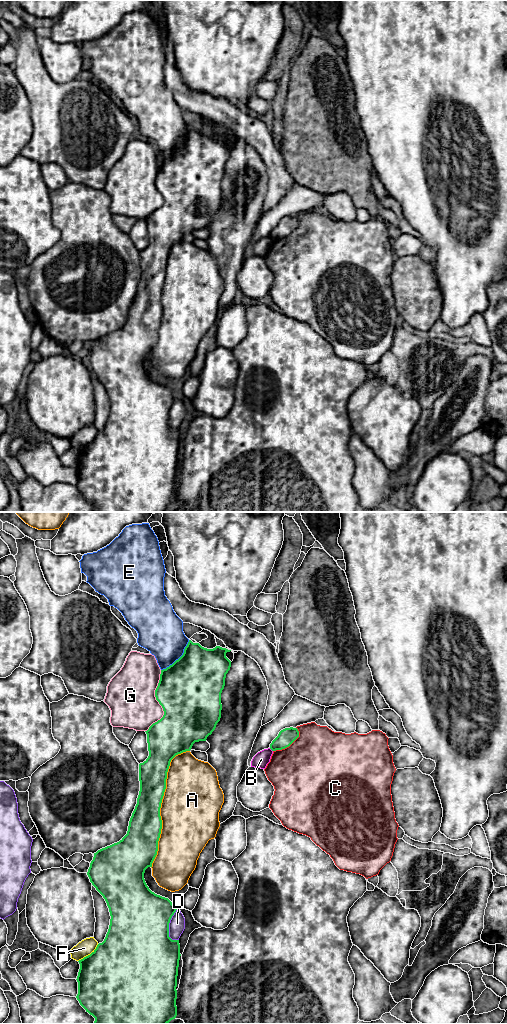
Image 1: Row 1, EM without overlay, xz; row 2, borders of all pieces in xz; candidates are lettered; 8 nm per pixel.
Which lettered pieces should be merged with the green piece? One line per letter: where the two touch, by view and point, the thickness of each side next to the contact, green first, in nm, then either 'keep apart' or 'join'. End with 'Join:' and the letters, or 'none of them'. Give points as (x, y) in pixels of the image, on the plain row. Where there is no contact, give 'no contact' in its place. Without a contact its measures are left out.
A: xz (160, 293) | 260/480 nm | keep apart
B: xz (271, 237) | 140/120 nm | keep apart
C: xz (289, 233) | 140/500 nm | keep apart
D: xz (168, 413) | 480/130 nm | keep apart
E: xz (179, 146) | 480/340 nm | keep apart
F: xz (88, 443) | 500/130 nm | keep apart
G: xz (158, 189) | 480/380 nm | keep apart
Join: none of them

